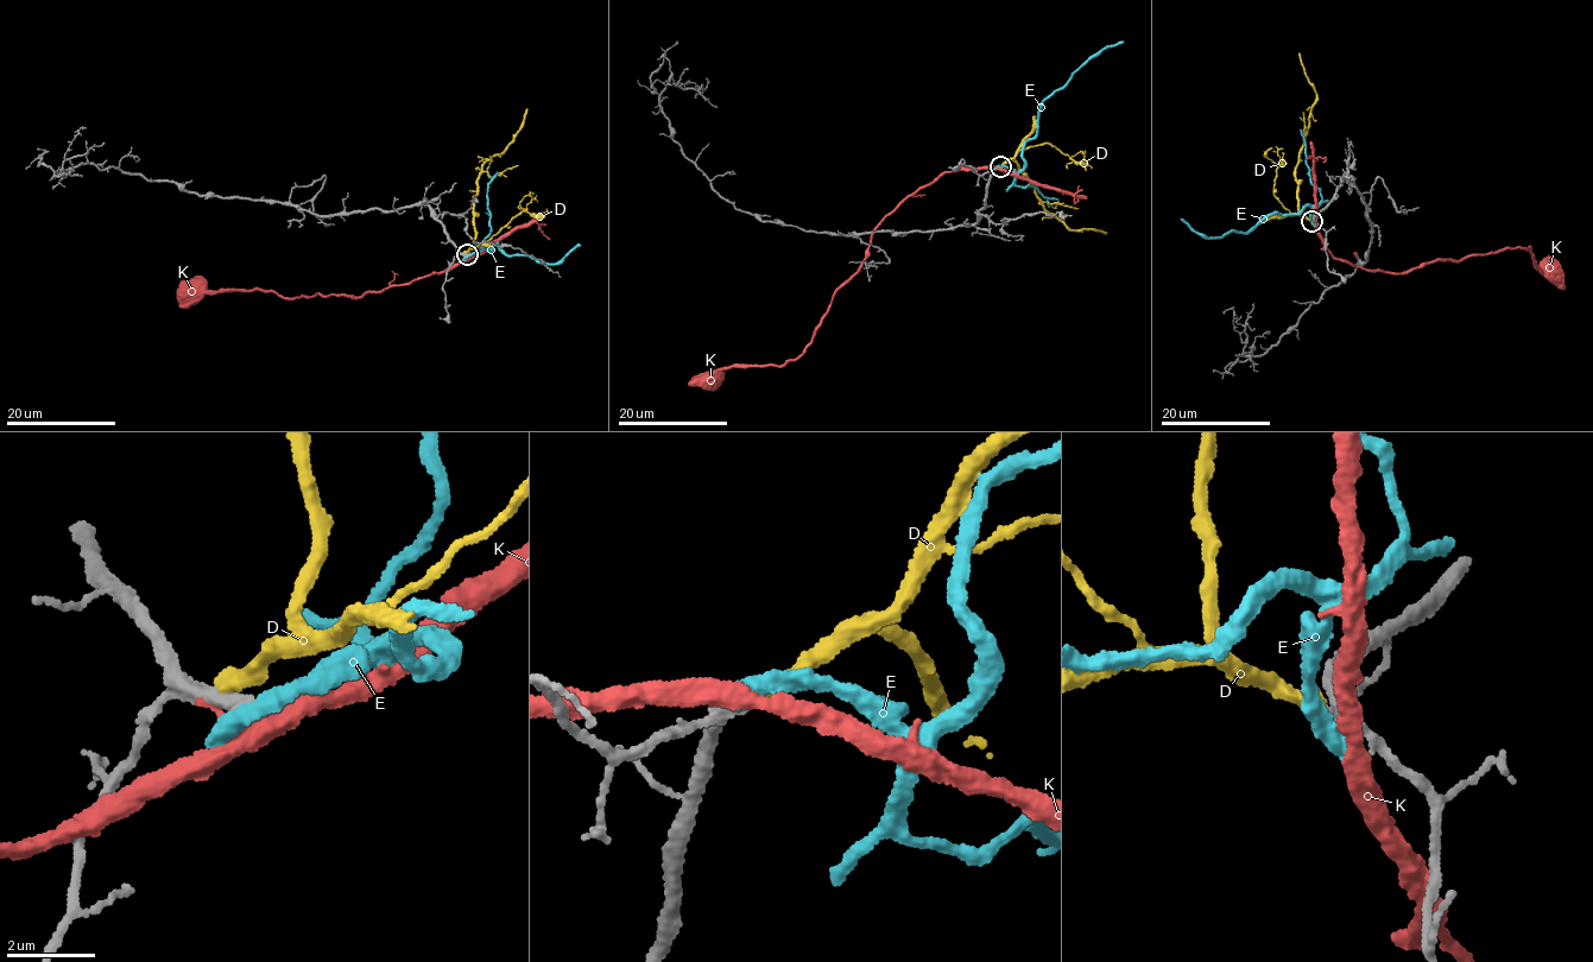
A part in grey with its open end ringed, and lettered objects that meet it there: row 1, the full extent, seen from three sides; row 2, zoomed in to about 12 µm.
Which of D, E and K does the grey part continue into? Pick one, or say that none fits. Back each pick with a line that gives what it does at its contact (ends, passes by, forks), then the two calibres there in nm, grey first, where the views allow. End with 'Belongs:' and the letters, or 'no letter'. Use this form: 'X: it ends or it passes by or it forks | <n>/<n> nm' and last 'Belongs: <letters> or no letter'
Belongs: no letter

